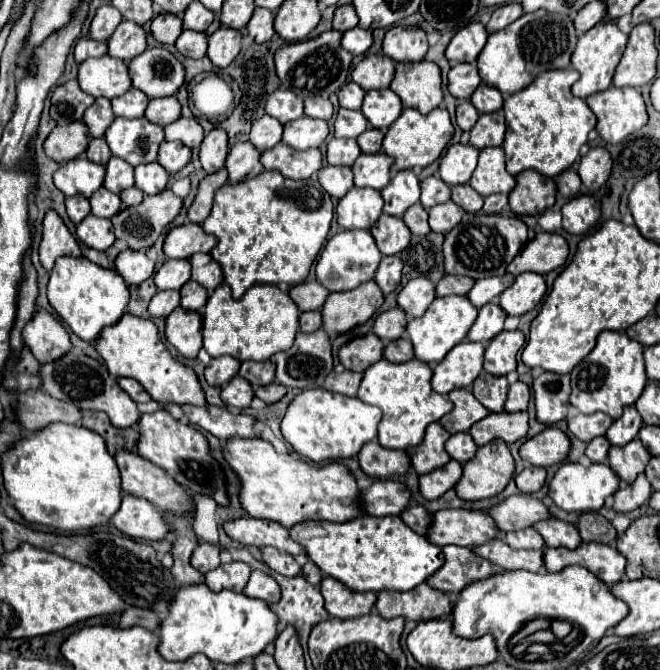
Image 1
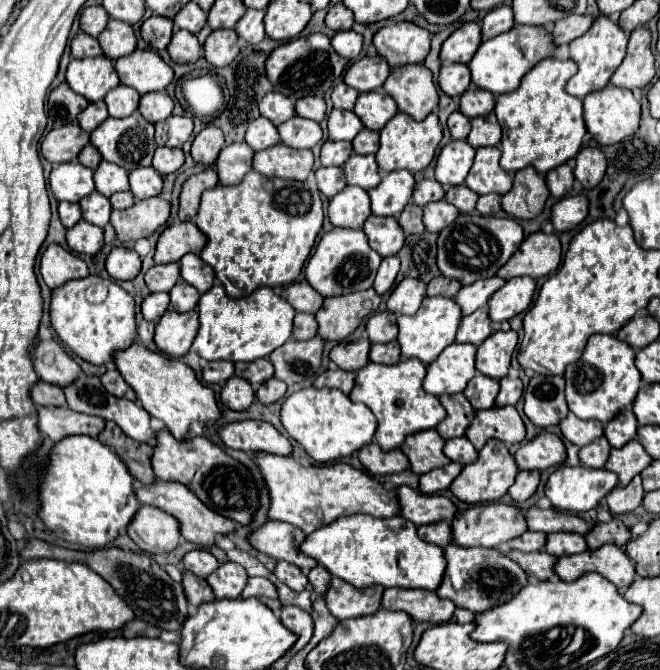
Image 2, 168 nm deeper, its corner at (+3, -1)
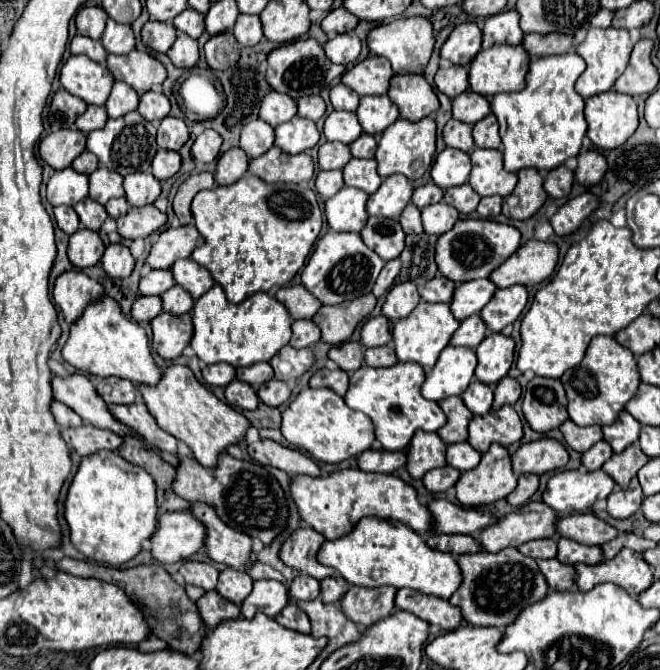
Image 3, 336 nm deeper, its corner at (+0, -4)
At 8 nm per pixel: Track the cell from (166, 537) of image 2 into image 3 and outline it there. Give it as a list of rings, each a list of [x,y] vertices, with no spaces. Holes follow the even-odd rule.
[[[164,513],[152,537],[152,557],[160,563],[190,559],[204,547],[206,527],[192,513]]]

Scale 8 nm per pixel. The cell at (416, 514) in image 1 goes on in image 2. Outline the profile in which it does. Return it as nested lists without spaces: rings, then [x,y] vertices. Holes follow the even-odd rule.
[[[447,522],[417,526],[417,534],[425,542],[431,542],[431,544],[437,544],[437,546],[447,546],[451,542],[451,526]]]

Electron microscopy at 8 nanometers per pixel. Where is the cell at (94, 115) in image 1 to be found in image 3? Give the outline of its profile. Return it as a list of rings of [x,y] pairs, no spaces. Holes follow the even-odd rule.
[[[90,105],[90,107],[84,111],[84,115],[80,115],[80,117],[76,119],[76,127],[78,127],[80,131],[84,131],[84,133],[90,133],[90,131],[94,131],[94,129],[102,129],[106,121],[108,121],[106,109],[104,109],[104,107],[94,107],[94,105]]]

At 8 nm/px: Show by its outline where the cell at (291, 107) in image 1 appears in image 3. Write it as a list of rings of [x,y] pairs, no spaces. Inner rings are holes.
[[[270,91],[262,99],[260,119],[270,123],[272,127],[276,127],[276,125],[280,125],[284,121],[290,121],[294,115],[296,115],[296,103],[288,95],[278,93],[278,91]]]

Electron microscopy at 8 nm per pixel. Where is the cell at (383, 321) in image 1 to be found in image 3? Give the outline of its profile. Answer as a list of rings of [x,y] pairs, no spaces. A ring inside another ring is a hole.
[[[384,315],[368,319],[360,329],[360,343],[364,347],[380,347],[388,345],[390,341],[392,341],[392,323]]]

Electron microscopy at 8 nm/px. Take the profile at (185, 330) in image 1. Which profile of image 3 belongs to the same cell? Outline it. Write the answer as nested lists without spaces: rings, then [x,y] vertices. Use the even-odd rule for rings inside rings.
[[[160,313],[152,321],[152,347],[164,359],[176,359],[188,347],[192,339],[194,327],[190,313],[184,315],[170,315]]]

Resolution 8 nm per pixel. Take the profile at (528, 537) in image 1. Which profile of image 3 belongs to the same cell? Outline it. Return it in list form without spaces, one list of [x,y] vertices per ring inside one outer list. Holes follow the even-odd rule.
[[[536,539],[536,541],[528,541],[528,543],[520,545],[518,551],[532,559],[552,559],[558,553],[556,543],[558,543],[556,539]]]

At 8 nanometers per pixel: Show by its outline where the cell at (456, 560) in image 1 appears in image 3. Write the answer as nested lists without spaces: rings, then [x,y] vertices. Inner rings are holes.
[[[502,549],[500,553],[472,553],[460,555],[458,565],[462,569],[464,581],[450,597],[450,603],[462,609],[462,615],[468,623],[476,627],[508,627],[508,623],[516,621],[516,615],[524,607],[538,603],[548,593],[548,583],[538,569],[532,557],[522,555],[518,549]]]

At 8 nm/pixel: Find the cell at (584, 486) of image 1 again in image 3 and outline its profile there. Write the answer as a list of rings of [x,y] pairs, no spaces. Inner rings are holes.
[[[558,471],[550,477],[544,491],[544,503],[562,513],[566,507],[588,511],[594,501],[606,499],[614,489],[612,477],[598,471]]]

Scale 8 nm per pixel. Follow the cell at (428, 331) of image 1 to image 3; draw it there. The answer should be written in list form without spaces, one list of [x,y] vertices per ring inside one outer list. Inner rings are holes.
[[[420,301],[418,307],[404,319],[400,319],[394,325],[394,347],[398,361],[414,361],[420,363],[424,369],[432,369],[434,363],[438,361],[440,351],[450,343],[452,333],[458,329],[458,321],[454,319],[450,307],[446,303],[426,303]]]

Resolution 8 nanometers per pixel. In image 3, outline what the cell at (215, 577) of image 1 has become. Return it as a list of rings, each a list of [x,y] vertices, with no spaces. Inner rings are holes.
[[[226,567],[220,573],[216,591],[224,599],[228,599],[228,601],[232,601],[236,605],[242,605],[242,601],[246,599],[246,595],[252,591],[252,577],[246,571],[236,571],[236,569]]]

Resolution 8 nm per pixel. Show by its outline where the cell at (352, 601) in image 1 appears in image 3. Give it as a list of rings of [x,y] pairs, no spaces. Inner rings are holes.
[[[350,587],[350,591],[342,597],[340,605],[348,619],[362,625],[364,629],[370,623],[386,619],[394,611],[394,587],[380,587],[380,589],[364,589],[364,587]]]

